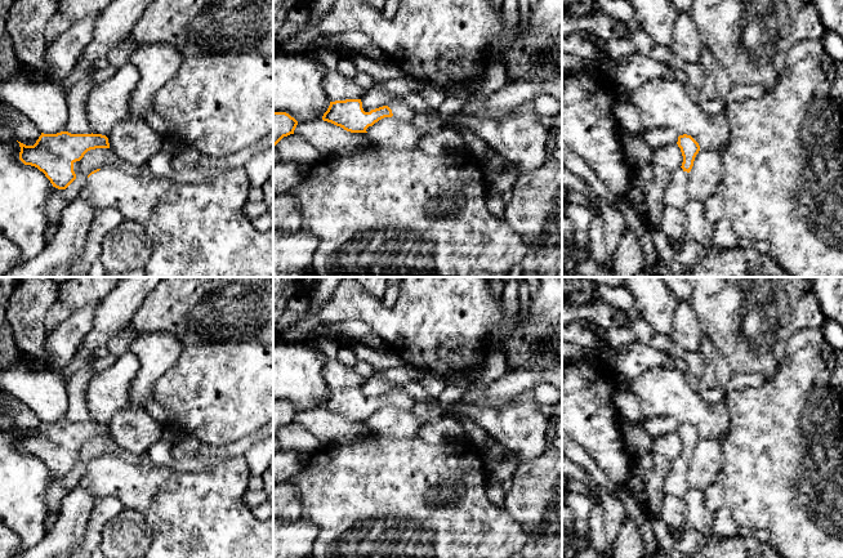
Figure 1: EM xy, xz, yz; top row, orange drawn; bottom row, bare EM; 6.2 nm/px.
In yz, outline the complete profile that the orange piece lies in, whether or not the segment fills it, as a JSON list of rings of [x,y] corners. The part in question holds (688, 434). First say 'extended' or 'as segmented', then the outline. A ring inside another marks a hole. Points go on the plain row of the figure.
extended | [[[687,423],[679,424],[678,436],[681,437],[682,455],[672,461],[670,469],[664,479],[664,491],[672,496],[683,497],[688,491],[688,468],[696,443],[700,439],[699,432]]]

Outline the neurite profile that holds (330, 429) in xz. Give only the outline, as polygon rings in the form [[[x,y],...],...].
[[[324,409],[298,411],[294,423],[313,434],[321,447],[353,445],[373,434],[366,421],[351,421]]]

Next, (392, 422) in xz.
[[[394,405],[379,409],[366,423],[373,434],[397,439],[418,437],[422,427],[411,410]]]

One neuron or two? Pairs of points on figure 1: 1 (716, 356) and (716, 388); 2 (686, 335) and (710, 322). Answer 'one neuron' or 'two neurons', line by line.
1: one neuron
2: two neurons

